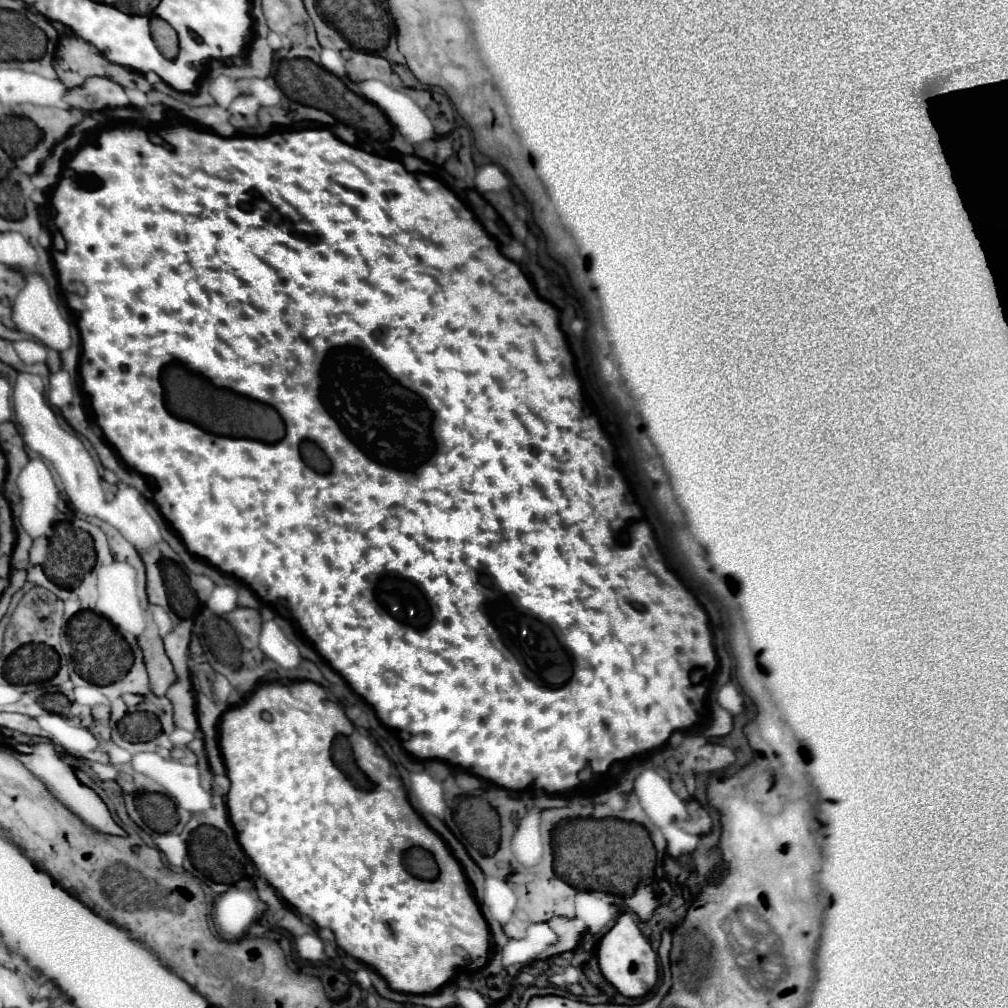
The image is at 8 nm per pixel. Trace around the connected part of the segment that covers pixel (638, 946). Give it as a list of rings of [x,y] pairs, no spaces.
[[[621,914],[615,926],[601,938],[597,960],[603,976],[627,998],[643,998],[647,996],[659,978],[659,966],[657,966],[657,954],[641,934],[639,926],[635,924],[631,914]]]

